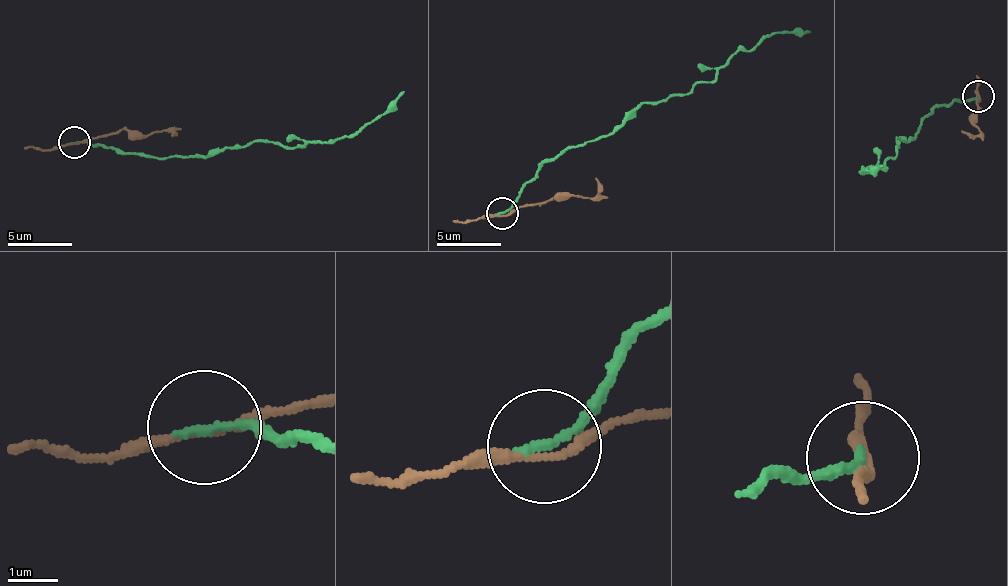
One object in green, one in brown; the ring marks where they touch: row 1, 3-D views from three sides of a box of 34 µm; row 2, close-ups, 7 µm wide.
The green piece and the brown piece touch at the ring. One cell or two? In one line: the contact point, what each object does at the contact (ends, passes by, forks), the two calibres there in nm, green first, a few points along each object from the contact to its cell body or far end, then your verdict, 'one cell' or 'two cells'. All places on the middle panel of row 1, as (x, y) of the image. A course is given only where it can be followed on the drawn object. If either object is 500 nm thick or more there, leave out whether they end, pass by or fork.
at (502, 213); green ends there; brown passes by; 190 nm thick on the green side, 140 nm on the other; green runs (503, 212), (537, 170), (569, 148), (614, 135), (644, 103), (711, 83), (735, 52), (788, 31), (811, 32); brown runs (503, 216), (573, 195), (595, 197), (595, 177); two cells

